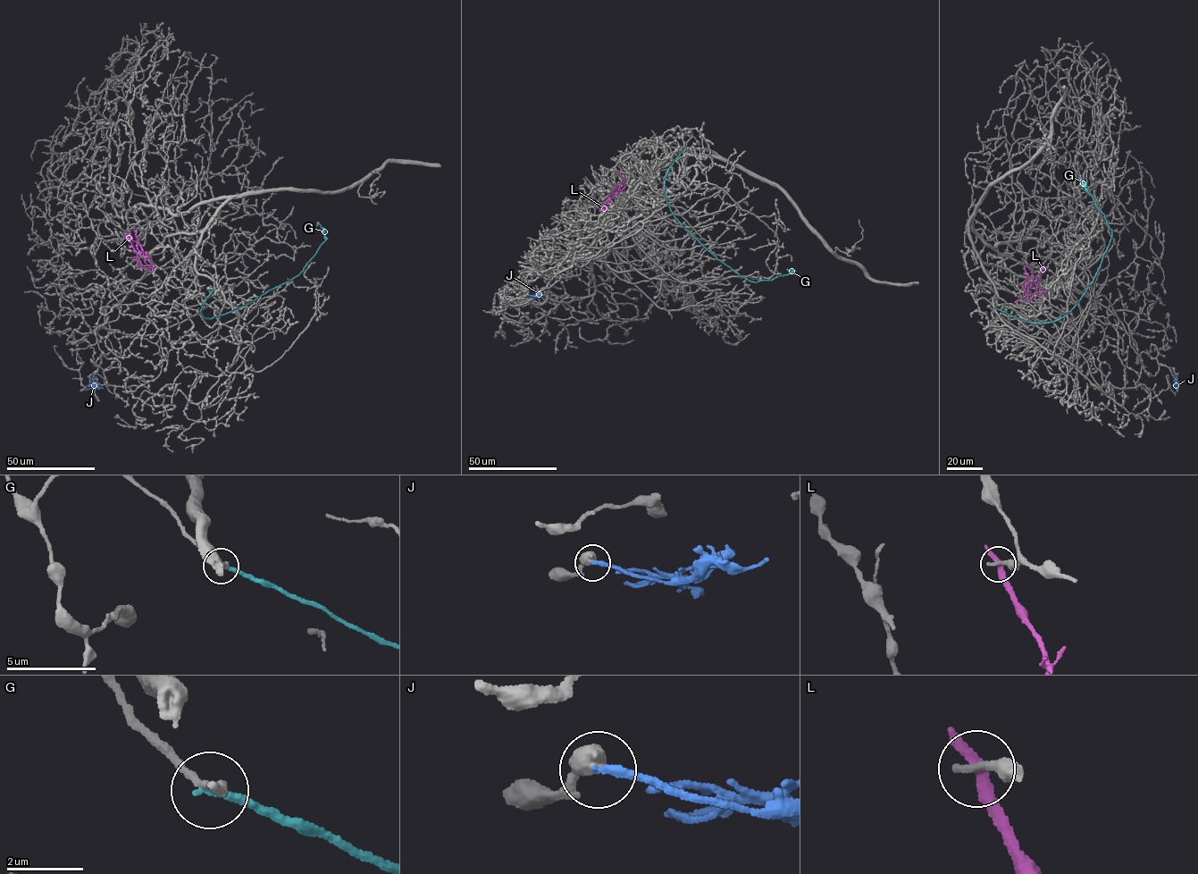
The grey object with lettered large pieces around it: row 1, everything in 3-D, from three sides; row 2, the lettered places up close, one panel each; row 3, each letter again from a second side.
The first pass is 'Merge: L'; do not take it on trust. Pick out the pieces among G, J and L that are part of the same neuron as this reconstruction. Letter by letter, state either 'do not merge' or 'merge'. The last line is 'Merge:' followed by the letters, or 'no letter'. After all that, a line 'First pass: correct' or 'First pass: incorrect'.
G: do not merge
J: do not merge
L: do not merge
Merge: no letter
First pass: incorrect

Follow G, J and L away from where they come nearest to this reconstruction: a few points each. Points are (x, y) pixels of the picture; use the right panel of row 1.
G: (995, 308), (1029, 322), (1051, 322), (1069, 312), (1083, 296), (1112, 234), (1104, 214), (1081, 182)
J: (1177, 390), (1175, 378)
L: (1016, 301), (1026, 298), (1032, 283), (1036, 284), (1042, 273), (1039, 265)

